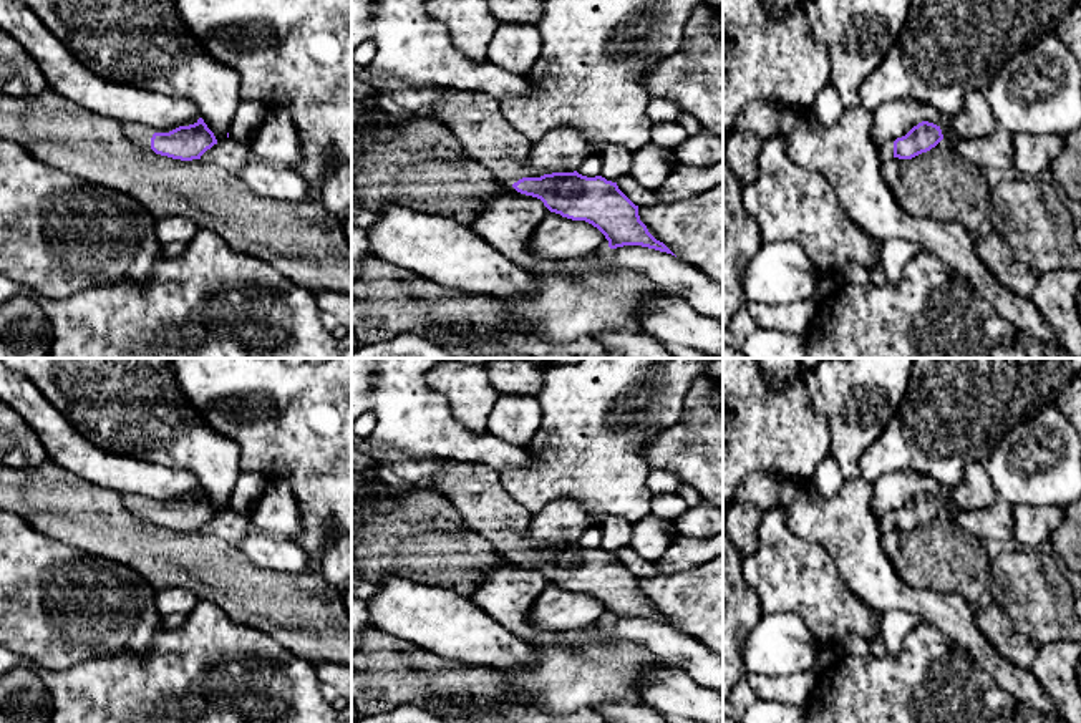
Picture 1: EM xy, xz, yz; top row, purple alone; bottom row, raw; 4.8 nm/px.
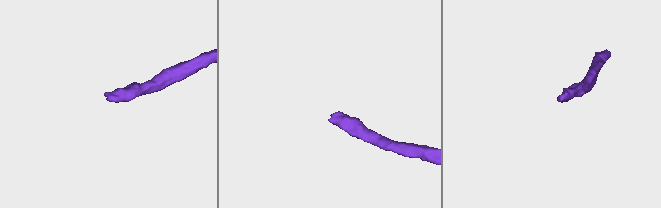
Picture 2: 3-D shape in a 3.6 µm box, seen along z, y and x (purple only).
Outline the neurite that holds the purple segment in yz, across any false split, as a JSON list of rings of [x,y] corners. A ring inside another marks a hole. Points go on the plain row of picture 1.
[[[922,493],[914,497],[905,507],[894,514],[885,514],[880,526],[887,529],[912,531],[922,524],[930,522],[943,511],[940,497]]]

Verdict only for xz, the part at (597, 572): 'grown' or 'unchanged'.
grown

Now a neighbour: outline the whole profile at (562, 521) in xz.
[[[555,501],[536,512],[524,537],[524,549],[574,544],[595,526],[590,512],[575,501]]]

